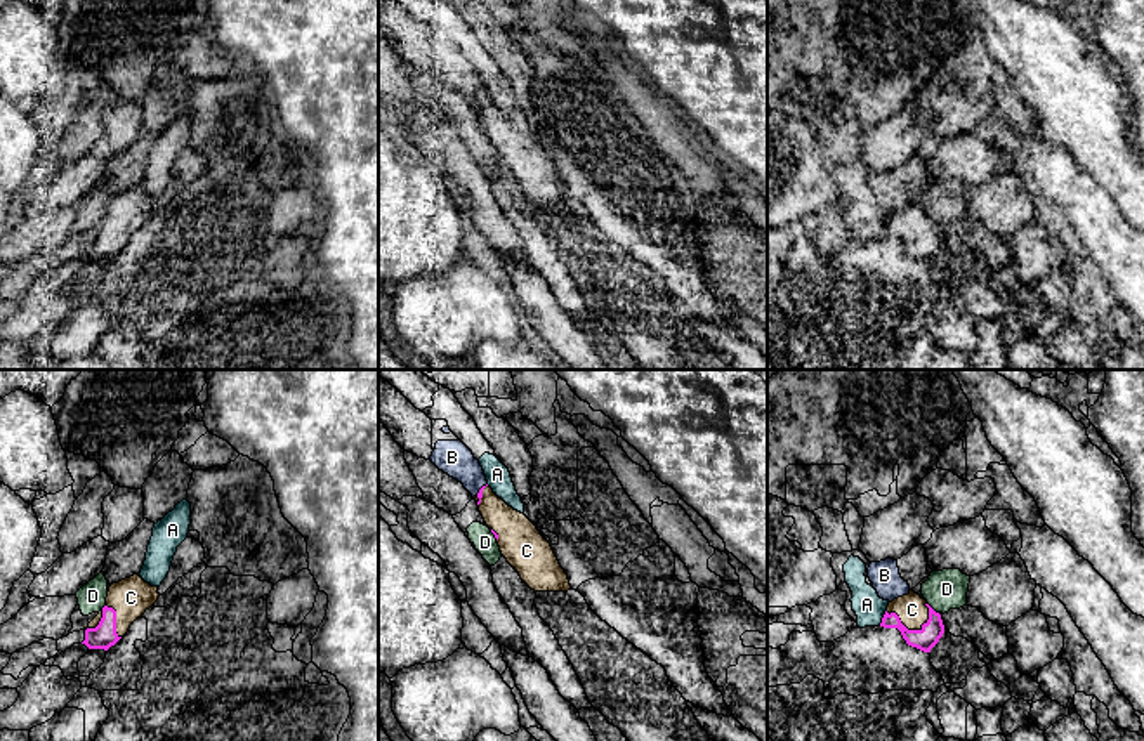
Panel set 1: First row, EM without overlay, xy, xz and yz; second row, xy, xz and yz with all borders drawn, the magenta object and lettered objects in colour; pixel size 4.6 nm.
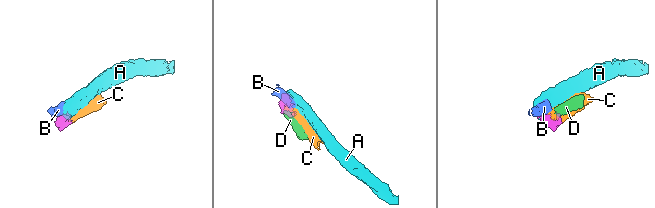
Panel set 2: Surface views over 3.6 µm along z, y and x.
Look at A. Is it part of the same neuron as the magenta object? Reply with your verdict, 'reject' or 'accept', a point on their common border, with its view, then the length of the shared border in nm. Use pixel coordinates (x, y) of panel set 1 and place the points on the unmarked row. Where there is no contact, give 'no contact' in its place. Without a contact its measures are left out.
reject | yz (882, 229) | 90 nm

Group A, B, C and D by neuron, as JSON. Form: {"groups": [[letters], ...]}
{"groups": [["A"], ["B"], ["C"], ["D"]]}

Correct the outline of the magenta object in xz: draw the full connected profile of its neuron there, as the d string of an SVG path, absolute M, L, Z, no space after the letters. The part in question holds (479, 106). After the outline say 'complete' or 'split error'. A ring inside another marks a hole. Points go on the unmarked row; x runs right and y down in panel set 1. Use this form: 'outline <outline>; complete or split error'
outline M488 95L479 101L474 111L495 146L502 167L531 201L573 201L550 154L524 125L509 118Z; split error

